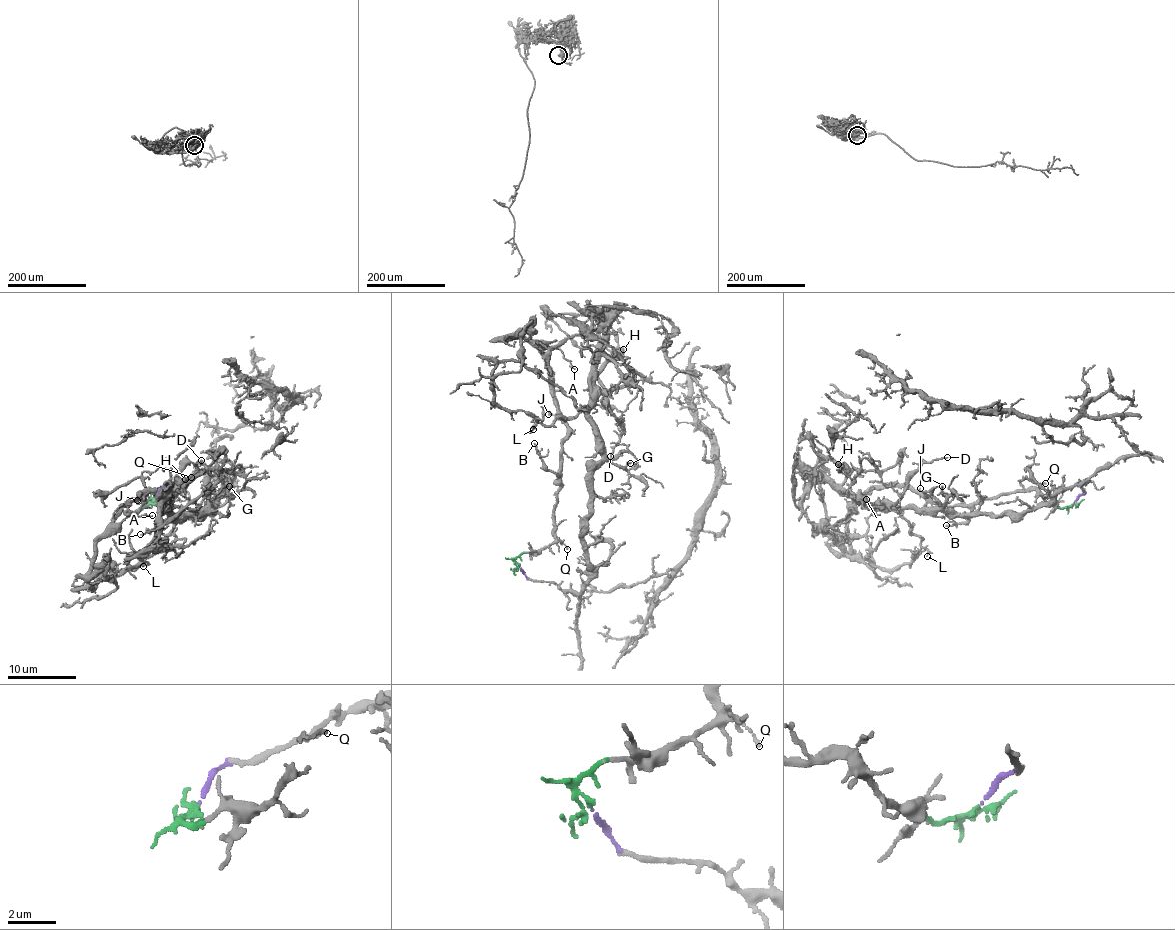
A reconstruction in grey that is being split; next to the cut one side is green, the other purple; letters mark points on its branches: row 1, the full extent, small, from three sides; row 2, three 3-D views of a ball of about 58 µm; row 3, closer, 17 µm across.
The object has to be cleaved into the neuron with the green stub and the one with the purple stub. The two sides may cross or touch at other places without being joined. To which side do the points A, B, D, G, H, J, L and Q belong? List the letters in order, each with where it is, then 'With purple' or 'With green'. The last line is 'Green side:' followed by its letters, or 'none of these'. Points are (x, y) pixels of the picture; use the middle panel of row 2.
A: Place: (574, 369). With green
B: Place: (534, 443). With green
D: Place: (610, 456). With purple
G: Place: (630, 463). With purple
H: Place: (623, 349). With purple
J: Place: (548, 414). With green
L: Place: (533, 429). With purple
Q: Place: (567, 549). With green
Green side: A, B, J, Q

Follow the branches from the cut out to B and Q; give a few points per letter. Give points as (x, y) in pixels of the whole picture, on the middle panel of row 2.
B: (518, 565), (515, 561), (522, 554), (545, 549), (555, 538), (554, 505), (559, 478), (544, 466), (534, 444)
Q: (518, 565), (515, 561), (522, 554), (541, 551), (558, 539), (567, 549)

